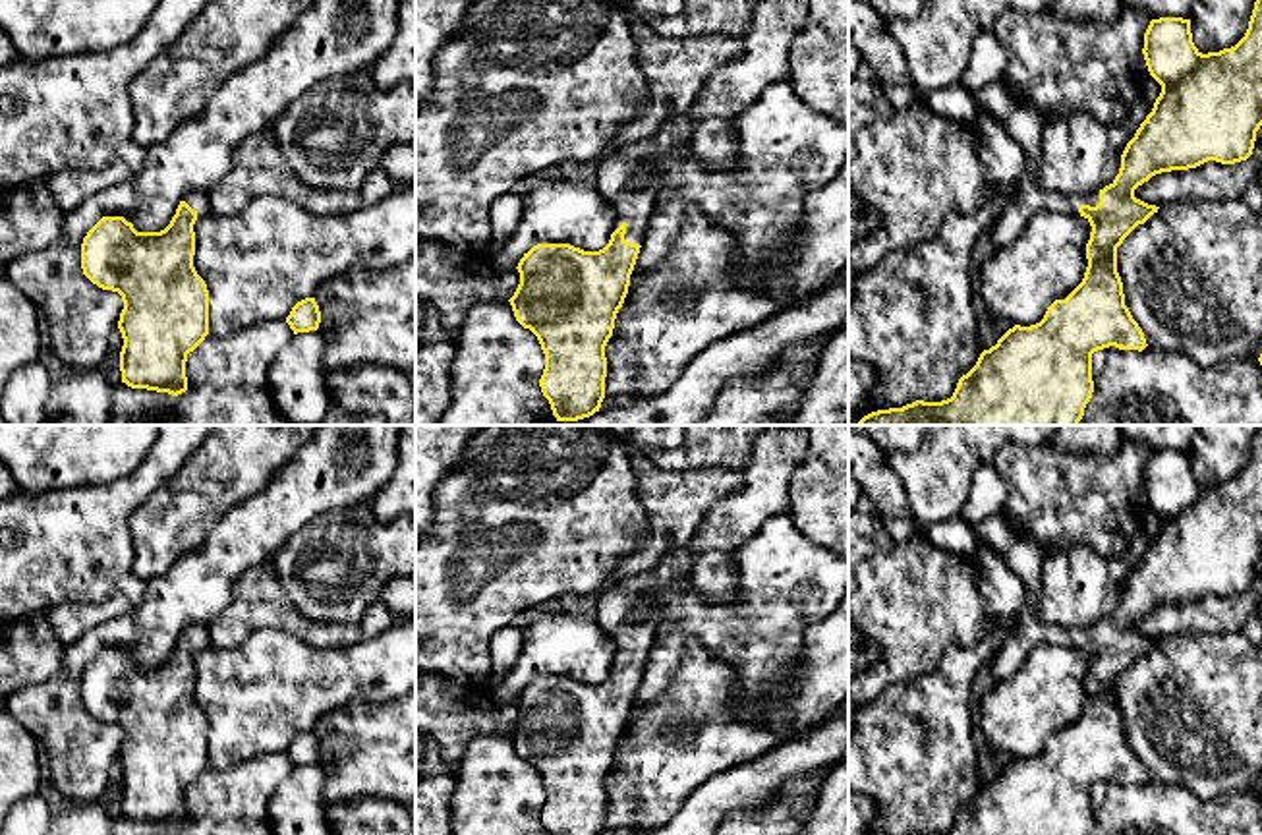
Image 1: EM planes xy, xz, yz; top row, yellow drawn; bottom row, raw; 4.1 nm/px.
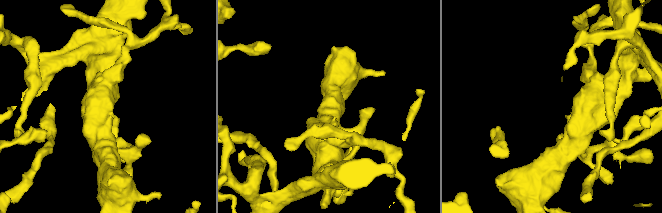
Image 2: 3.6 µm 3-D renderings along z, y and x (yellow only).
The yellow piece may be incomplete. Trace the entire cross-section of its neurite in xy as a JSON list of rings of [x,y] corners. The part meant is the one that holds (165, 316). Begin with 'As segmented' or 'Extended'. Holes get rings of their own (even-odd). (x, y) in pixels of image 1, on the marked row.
Extended. [[[207,191],[187,193],[172,216],[170,224],[160,232],[137,232],[124,216],[102,216],[83,238],[81,269],[83,274],[102,290],[112,290],[122,296],[124,309],[118,329],[124,338],[120,352],[122,383],[131,389],[147,389],[178,396],[187,390],[186,361],[209,334],[209,290],[205,280],[193,267],[197,218],[211,215]]]

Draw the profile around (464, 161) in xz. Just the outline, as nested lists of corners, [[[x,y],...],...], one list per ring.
[[[475,0],[458,33],[435,56],[437,89],[416,102],[416,240],[446,244],[466,255],[485,253],[493,236],[489,209],[497,197],[526,176],[557,172],[562,162],[586,164],[607,157],[620,128],[647,106],[647,81],[636,56],[638,35],[618,0]]]

